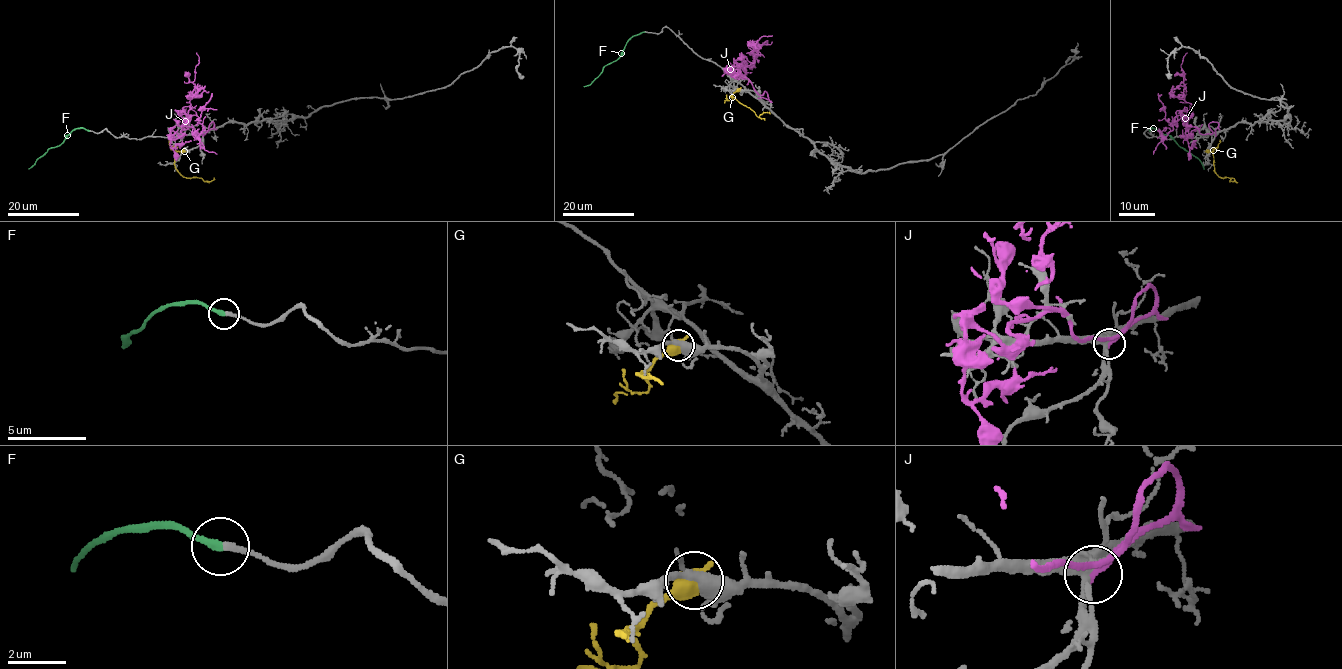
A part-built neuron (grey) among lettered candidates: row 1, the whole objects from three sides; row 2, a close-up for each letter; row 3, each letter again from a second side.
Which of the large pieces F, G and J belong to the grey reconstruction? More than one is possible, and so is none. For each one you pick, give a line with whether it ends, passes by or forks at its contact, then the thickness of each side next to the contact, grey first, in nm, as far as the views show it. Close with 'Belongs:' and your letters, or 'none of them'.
Belongs: none of them

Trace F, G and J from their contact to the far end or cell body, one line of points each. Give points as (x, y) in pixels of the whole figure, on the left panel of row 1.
F: (89, 131), (74, 129), (28, 169)
G: (183, 151), (178, 151), (174, 158), (175, 169), (182, 175), (208, 181), (214, 178)
J: (203, 135), (213, 122), (197, 134), (178, 112), (182, 121), (198, 117), (199, 141), (216, 154)

